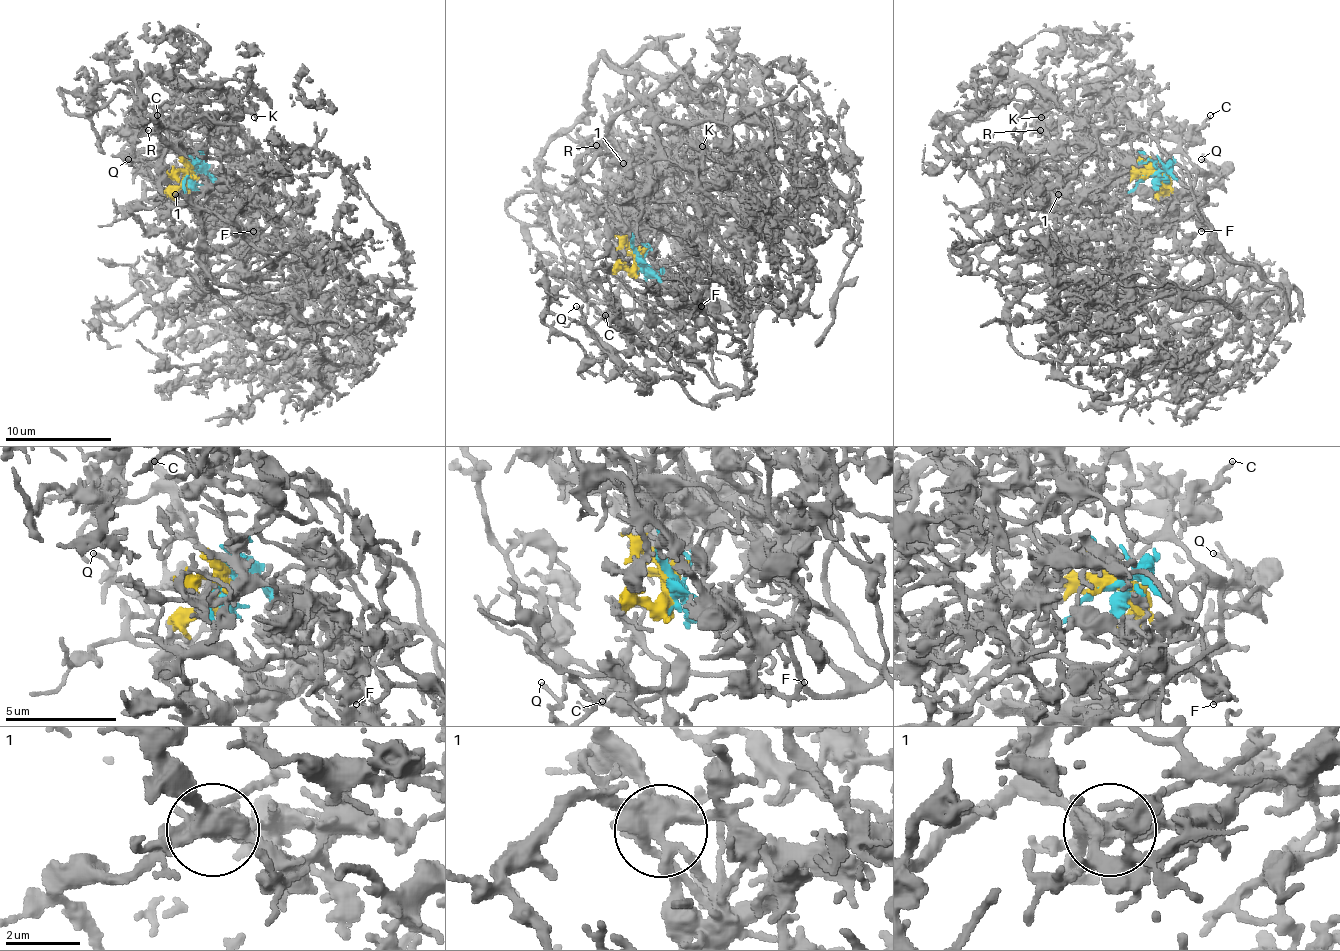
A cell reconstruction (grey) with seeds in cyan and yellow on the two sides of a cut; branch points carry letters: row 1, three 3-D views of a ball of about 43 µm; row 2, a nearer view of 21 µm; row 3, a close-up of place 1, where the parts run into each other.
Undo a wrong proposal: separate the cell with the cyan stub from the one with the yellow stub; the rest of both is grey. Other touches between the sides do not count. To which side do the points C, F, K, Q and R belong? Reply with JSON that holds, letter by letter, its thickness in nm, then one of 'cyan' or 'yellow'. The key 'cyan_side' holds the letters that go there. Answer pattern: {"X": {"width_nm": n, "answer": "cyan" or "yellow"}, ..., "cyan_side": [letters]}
{"C": {"width_nm": 180, "answer": "cyan"}, "F": {"width_nm": 200, "answer": "cyan"}, "K": {"width_nm": 260, "answer": "yellow"}, "Q": {"width_nm": 110, "answer": "cyan"}, "R": {"width_nm": 110, "answer": "yellow"}, "cyan_side": ["C", "F", "Q"]}

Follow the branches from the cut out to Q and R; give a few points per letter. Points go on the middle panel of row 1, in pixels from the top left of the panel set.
Q: (639, 260), (674, 294), (671, 300), (642, 302), (631, 313), (607, 316), (591, 326), (576, 305)
R: (637, 260), (607, 127), (637, 79), (602, 58), (570, 130), (597, 146)

